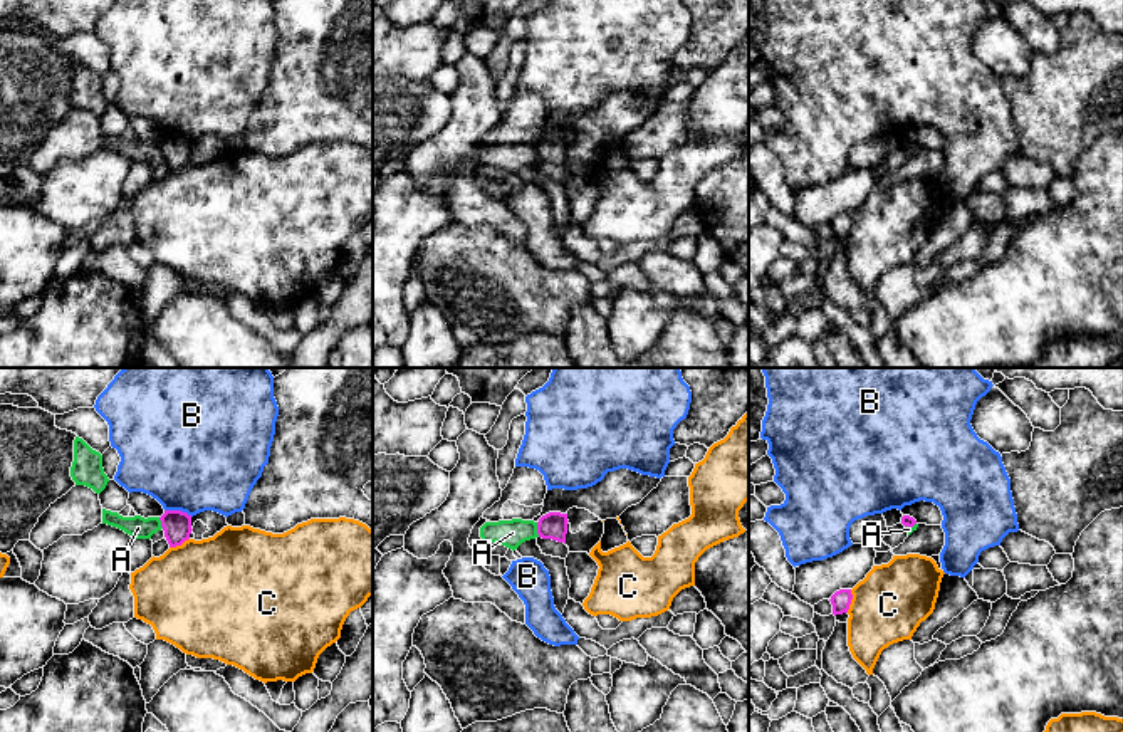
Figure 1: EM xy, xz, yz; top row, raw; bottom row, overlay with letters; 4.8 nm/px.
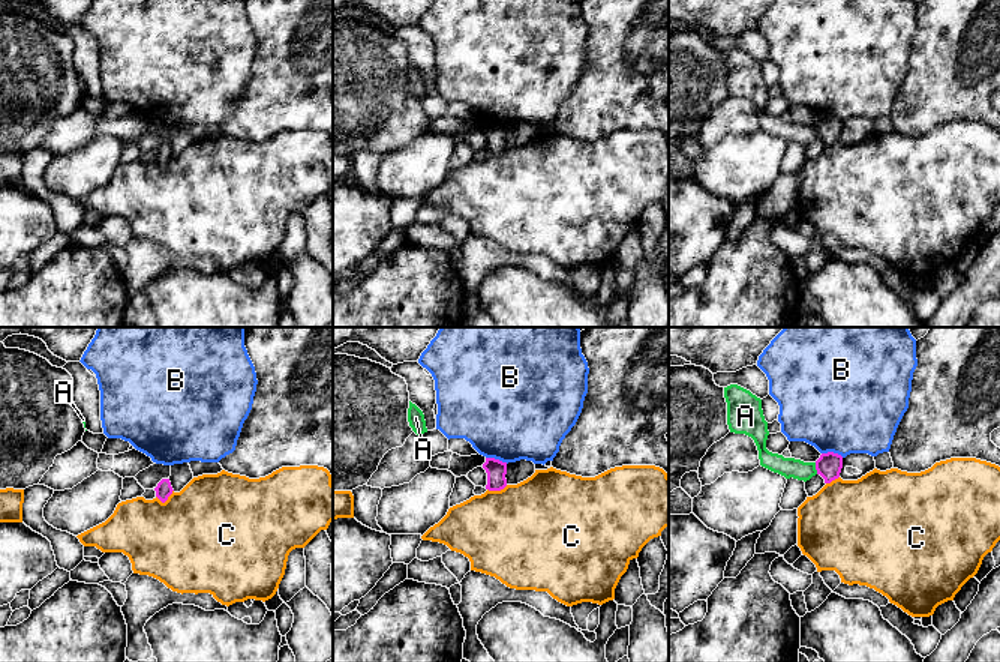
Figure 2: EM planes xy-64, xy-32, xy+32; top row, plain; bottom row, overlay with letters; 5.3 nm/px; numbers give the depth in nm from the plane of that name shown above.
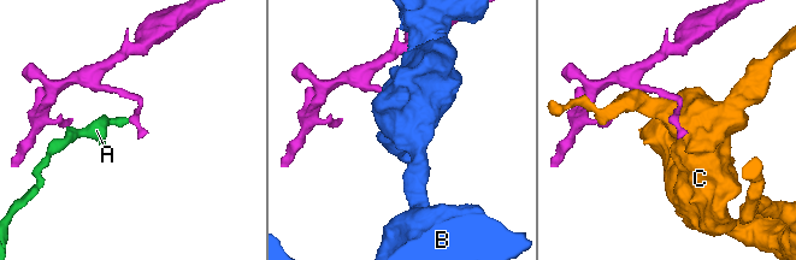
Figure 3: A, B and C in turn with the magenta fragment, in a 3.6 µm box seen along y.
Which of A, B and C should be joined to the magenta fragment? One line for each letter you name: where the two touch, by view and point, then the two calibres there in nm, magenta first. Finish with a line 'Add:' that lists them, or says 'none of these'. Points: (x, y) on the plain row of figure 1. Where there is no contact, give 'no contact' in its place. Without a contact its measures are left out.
Add: none of these

